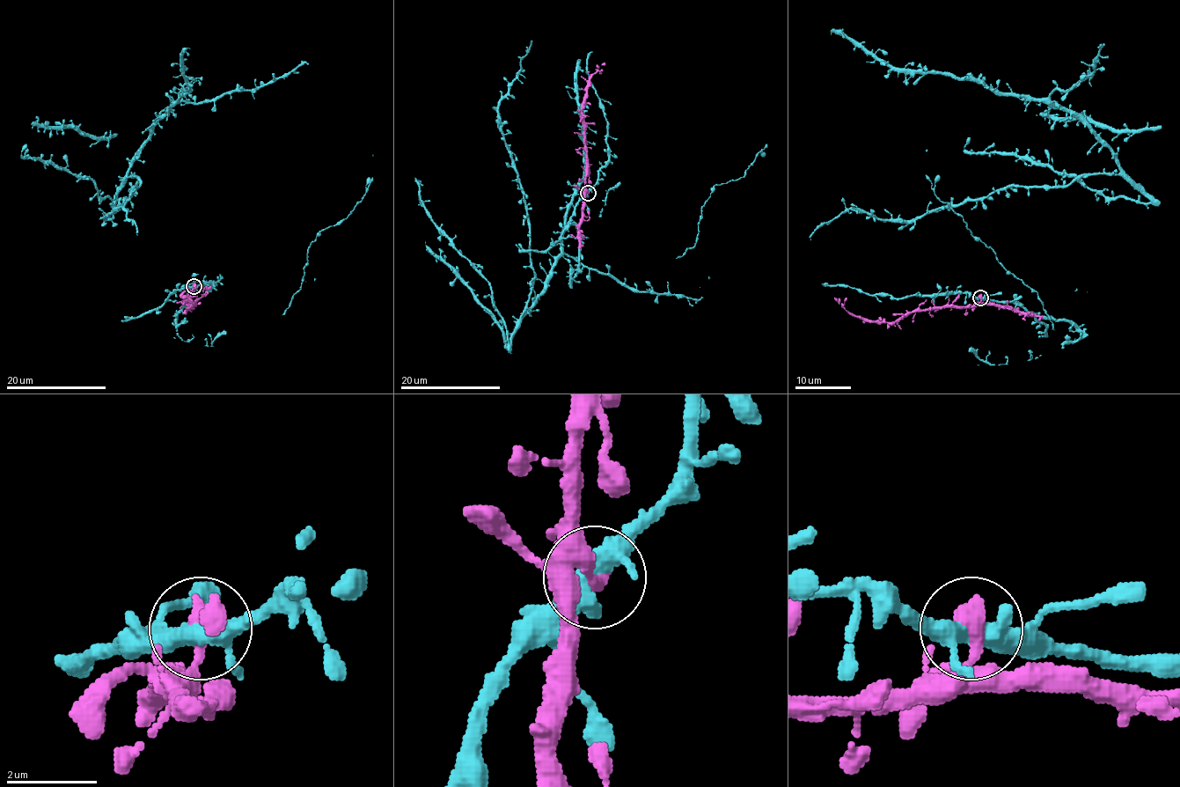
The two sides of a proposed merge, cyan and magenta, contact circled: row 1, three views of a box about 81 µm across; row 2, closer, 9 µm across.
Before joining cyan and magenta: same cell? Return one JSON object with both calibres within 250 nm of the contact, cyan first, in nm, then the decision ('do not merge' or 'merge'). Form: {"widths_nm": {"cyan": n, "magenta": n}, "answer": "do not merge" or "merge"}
{"widths_nm": {"cyan": 380, "magenta": 460}, "answer": "merge"}

